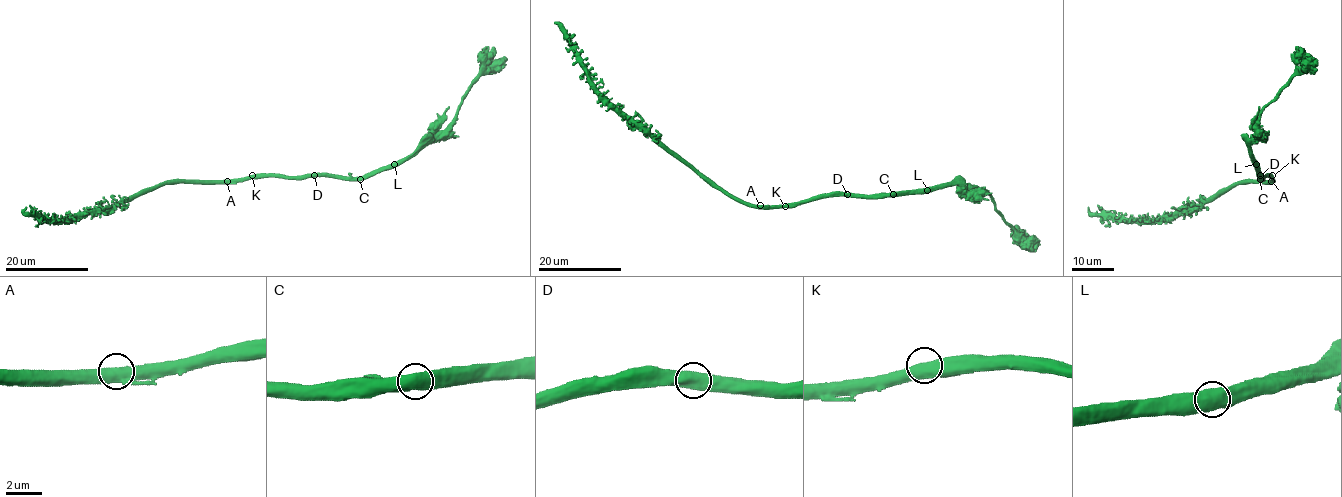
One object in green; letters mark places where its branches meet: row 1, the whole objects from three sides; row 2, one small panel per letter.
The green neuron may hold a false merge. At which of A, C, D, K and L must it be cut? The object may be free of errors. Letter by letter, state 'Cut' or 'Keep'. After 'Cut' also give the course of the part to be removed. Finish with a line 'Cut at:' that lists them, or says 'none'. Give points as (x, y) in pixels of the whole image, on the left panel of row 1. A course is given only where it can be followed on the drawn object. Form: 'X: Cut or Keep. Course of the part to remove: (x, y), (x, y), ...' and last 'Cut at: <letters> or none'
A: Keep
C: Keep
D: Keep
K: Keep
L: Keep
Cut at: none

